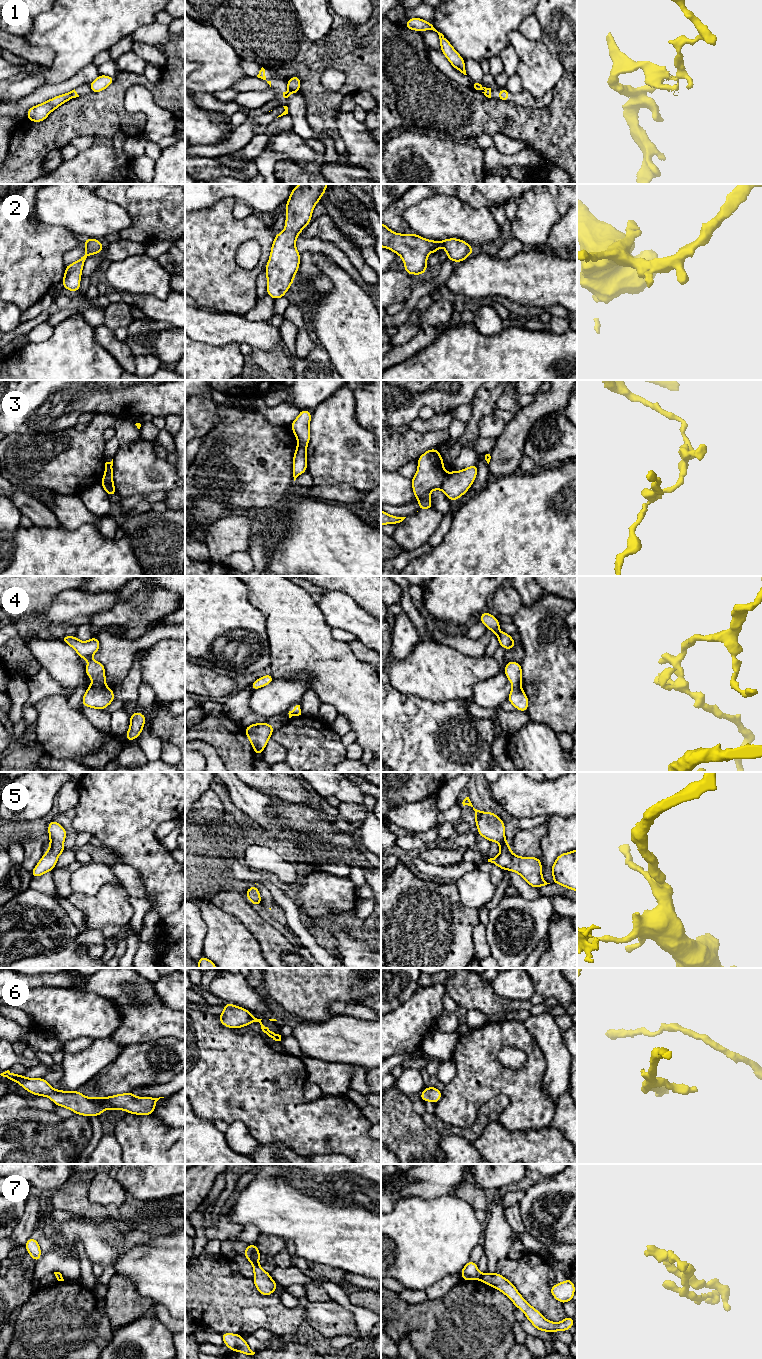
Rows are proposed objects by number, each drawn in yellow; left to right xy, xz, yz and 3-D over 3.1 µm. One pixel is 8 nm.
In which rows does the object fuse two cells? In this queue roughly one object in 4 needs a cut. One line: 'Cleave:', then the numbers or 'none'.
Cleave: 1, 3, 7

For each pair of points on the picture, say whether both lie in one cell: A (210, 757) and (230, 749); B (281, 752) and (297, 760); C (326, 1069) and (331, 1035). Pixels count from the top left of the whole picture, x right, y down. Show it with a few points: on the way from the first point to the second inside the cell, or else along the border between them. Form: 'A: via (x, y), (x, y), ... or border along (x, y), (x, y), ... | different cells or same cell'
A: border along (197, 741), (209, 743), (223, 761) | different cells
B: border along (270, 738), (286, 749), (284, 761) | different cells
C: border along (308, 1056), (323, 1061), (347, 1062), (350, 1064) | different cells

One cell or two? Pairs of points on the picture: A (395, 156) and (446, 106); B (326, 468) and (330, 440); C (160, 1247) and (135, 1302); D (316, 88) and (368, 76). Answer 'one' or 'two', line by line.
A: two
B: one
C: two
D: one

